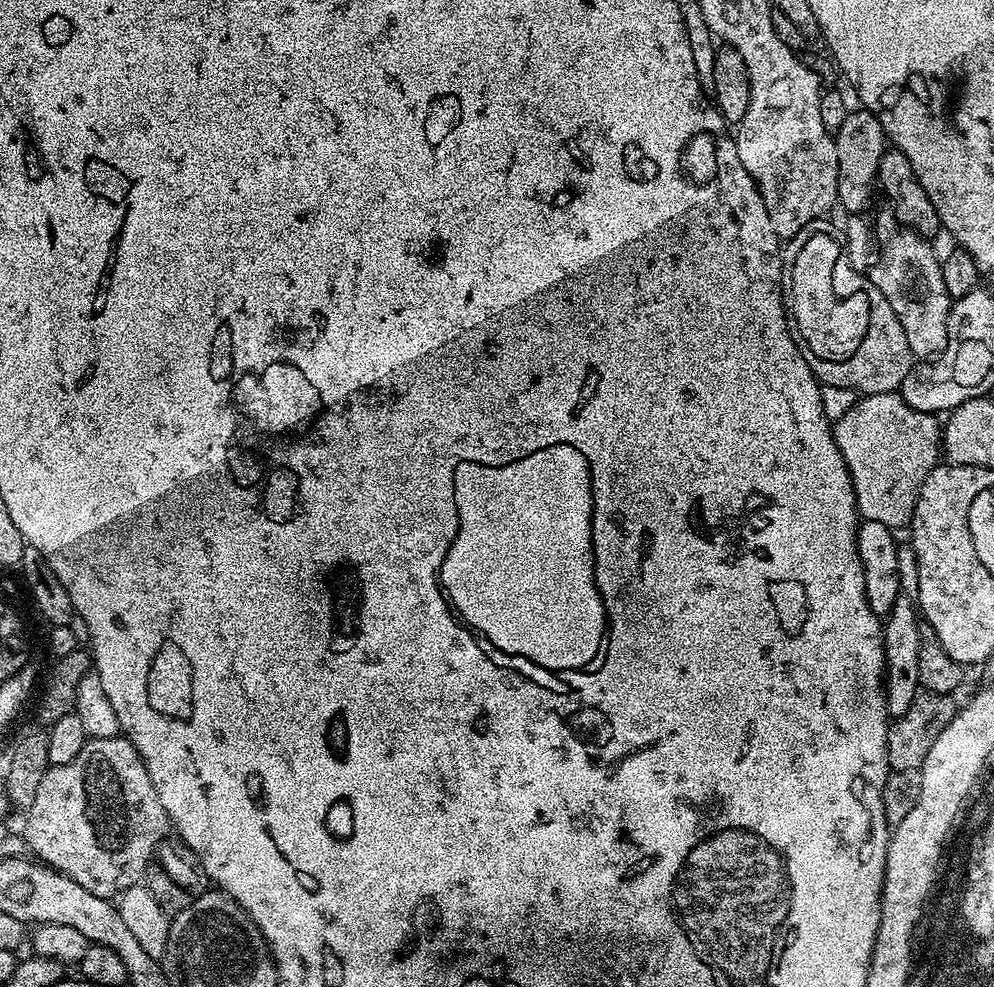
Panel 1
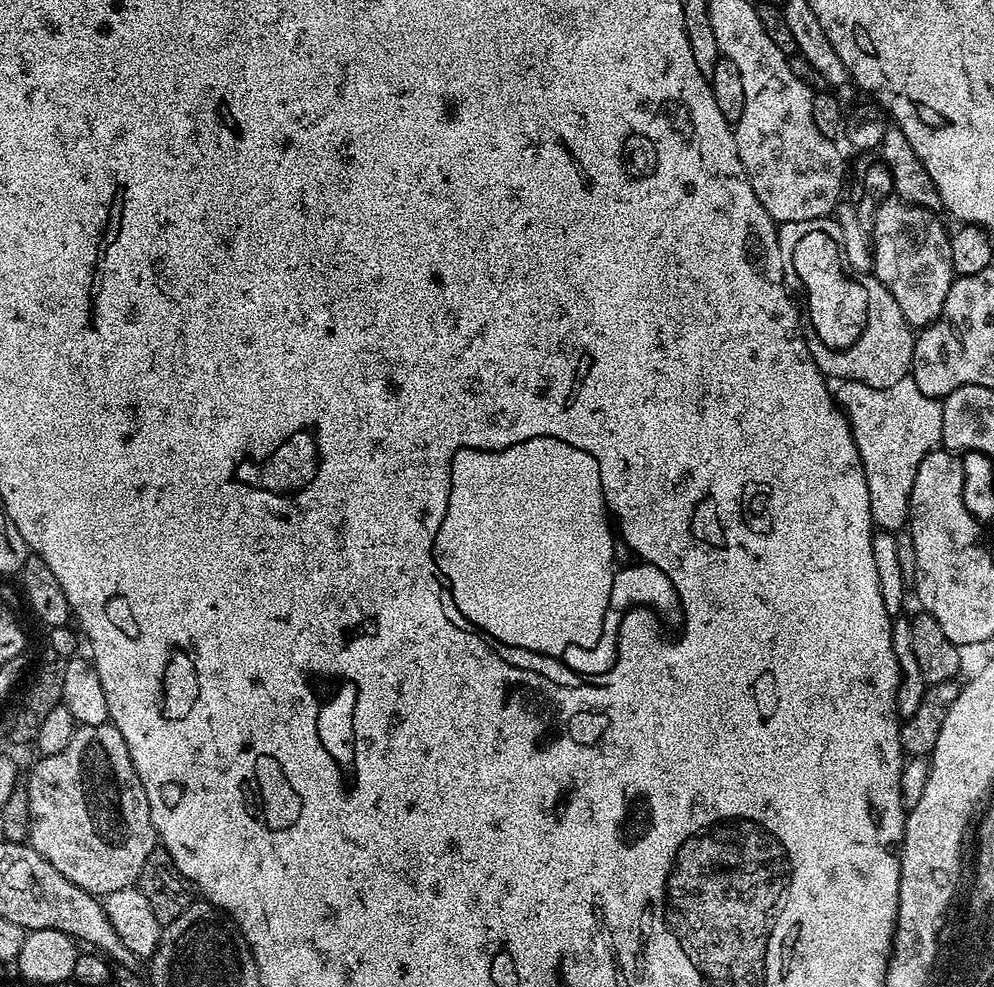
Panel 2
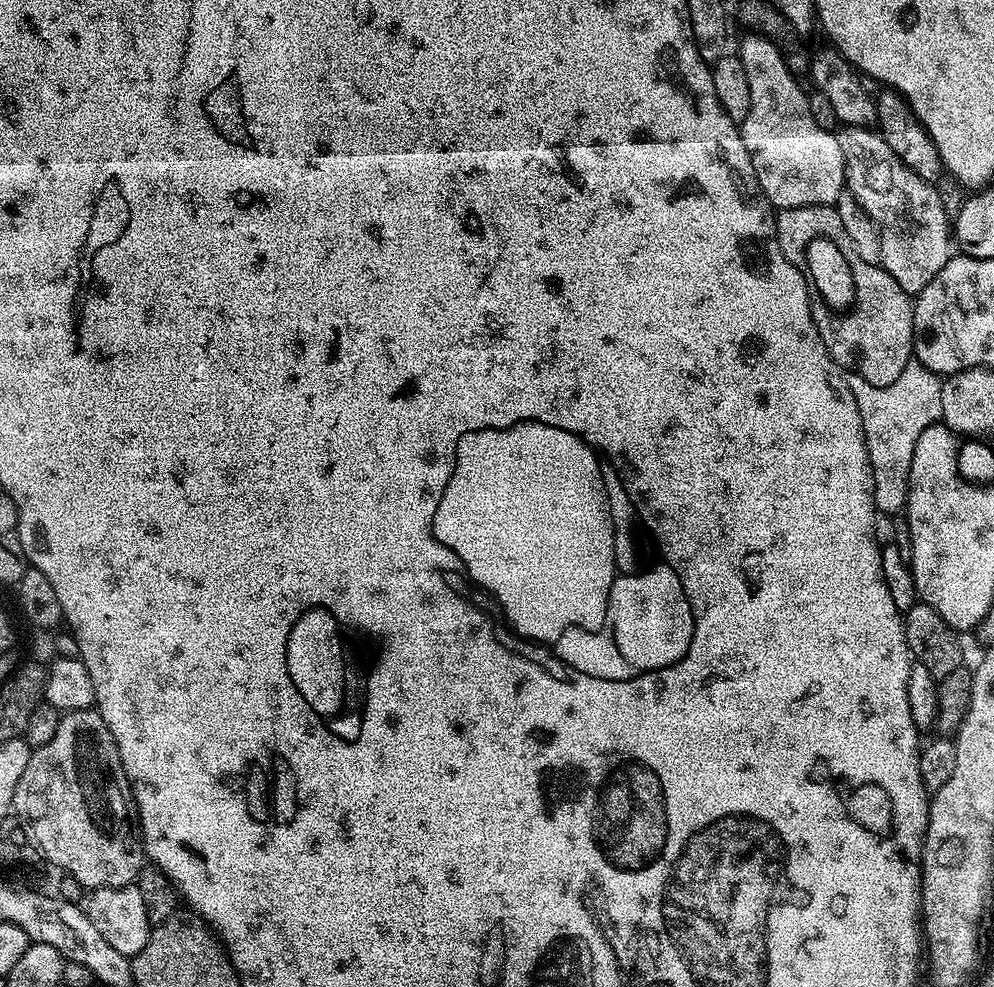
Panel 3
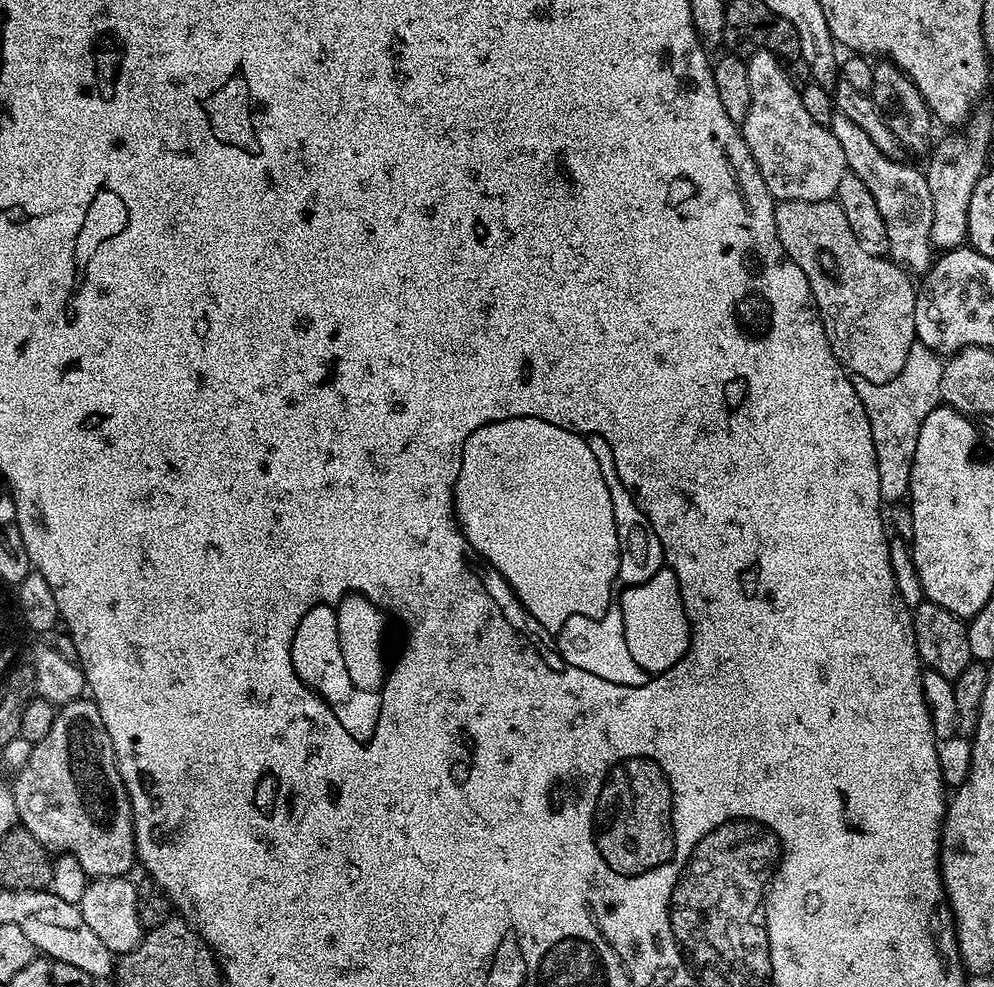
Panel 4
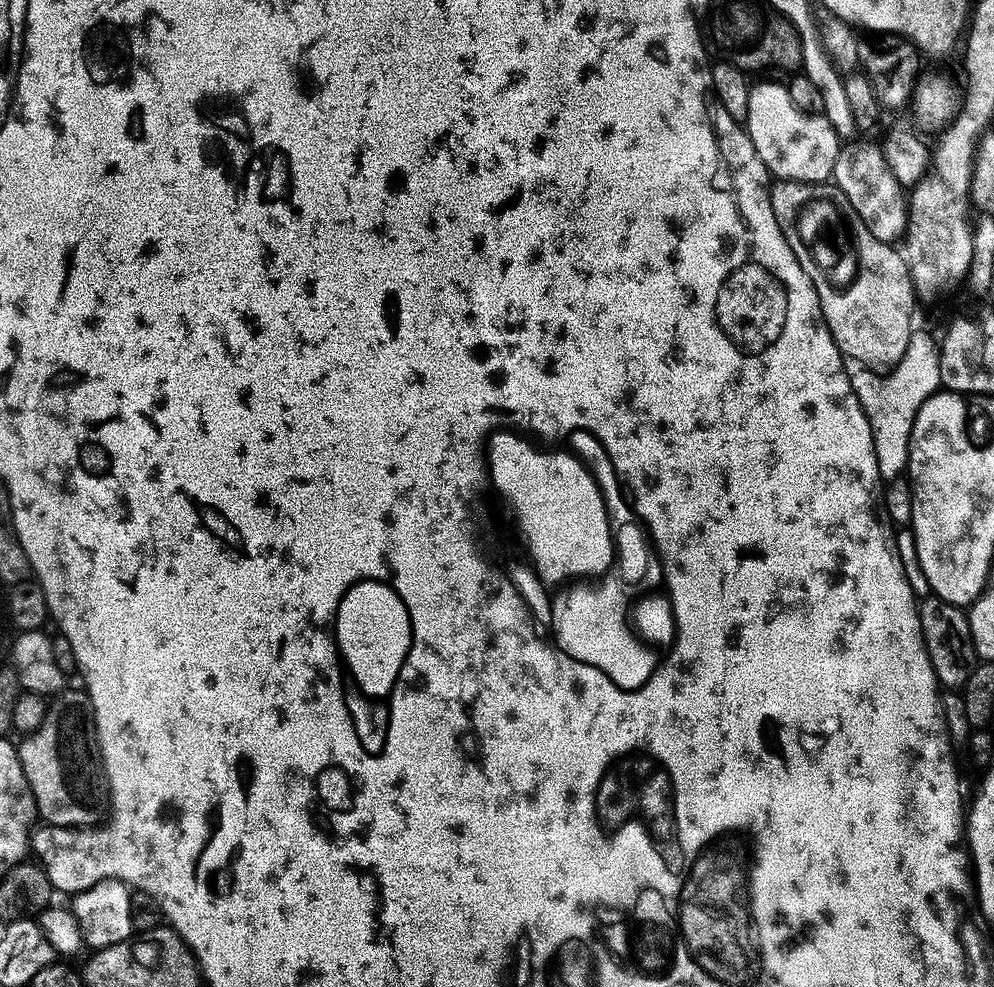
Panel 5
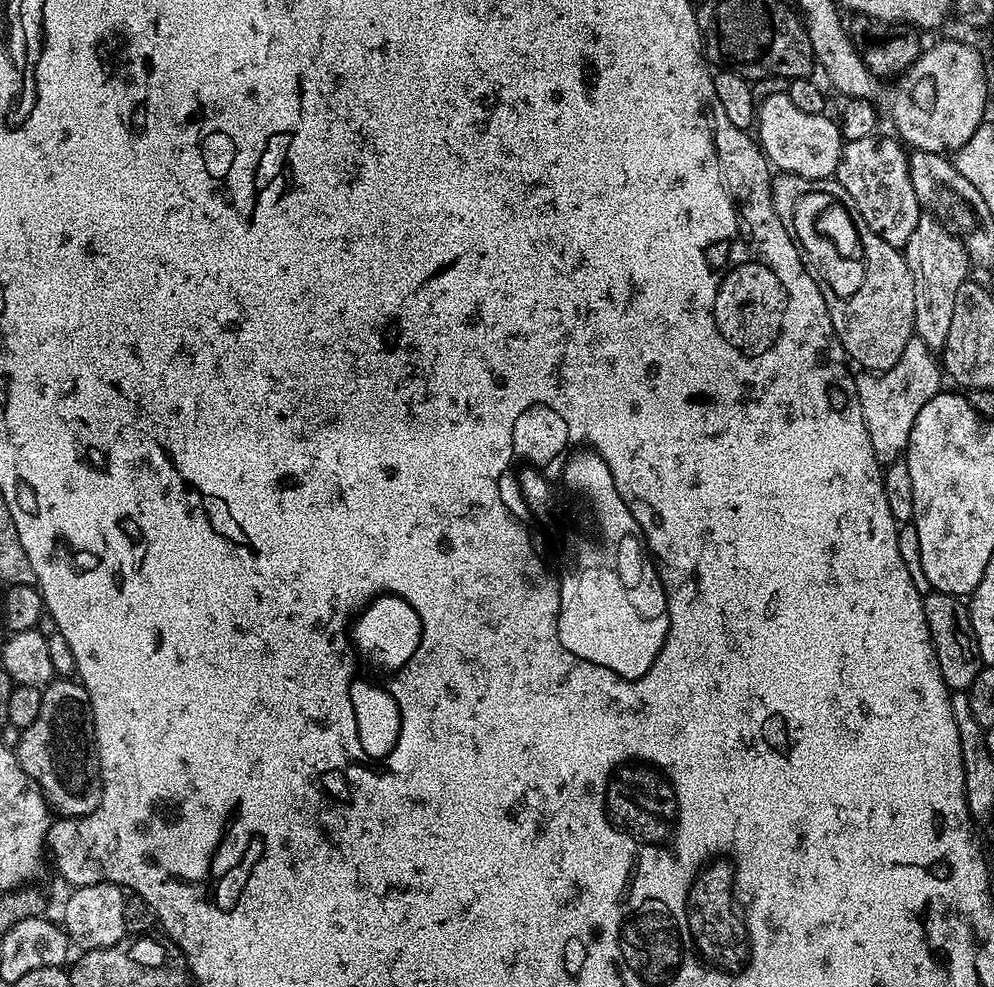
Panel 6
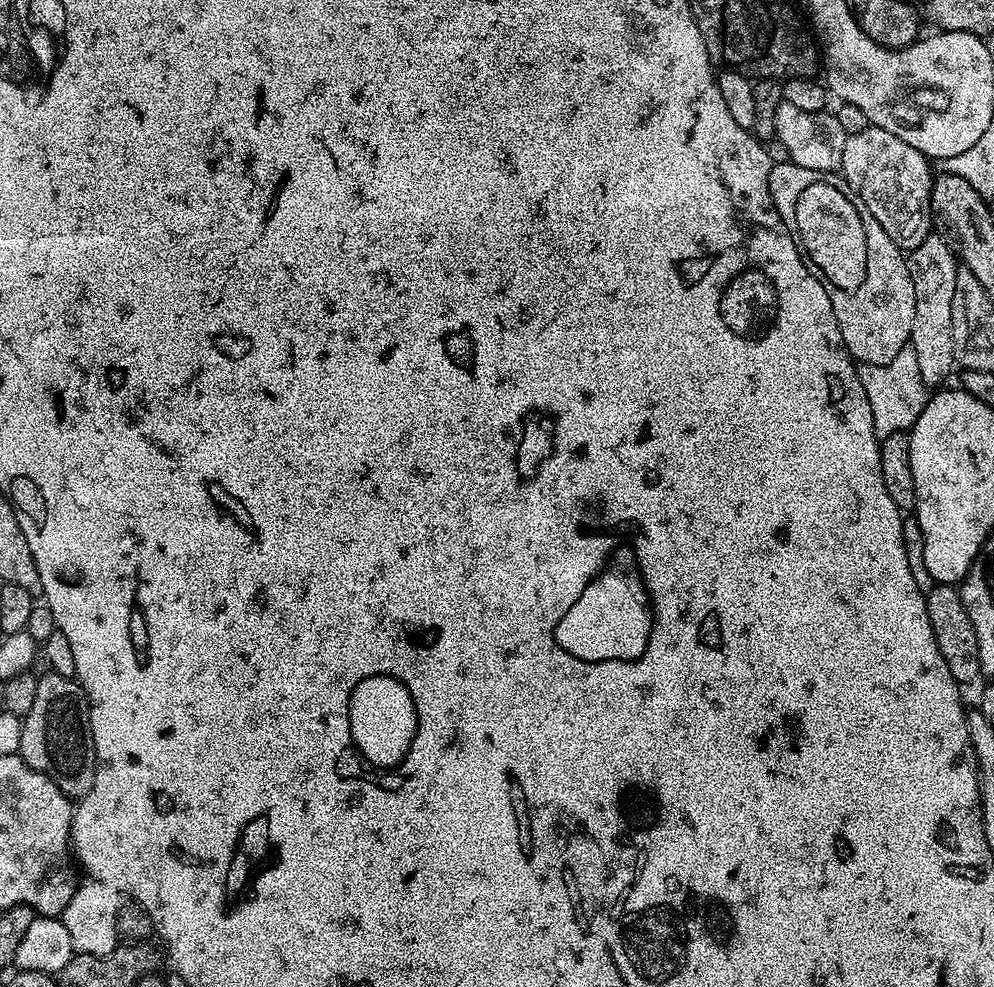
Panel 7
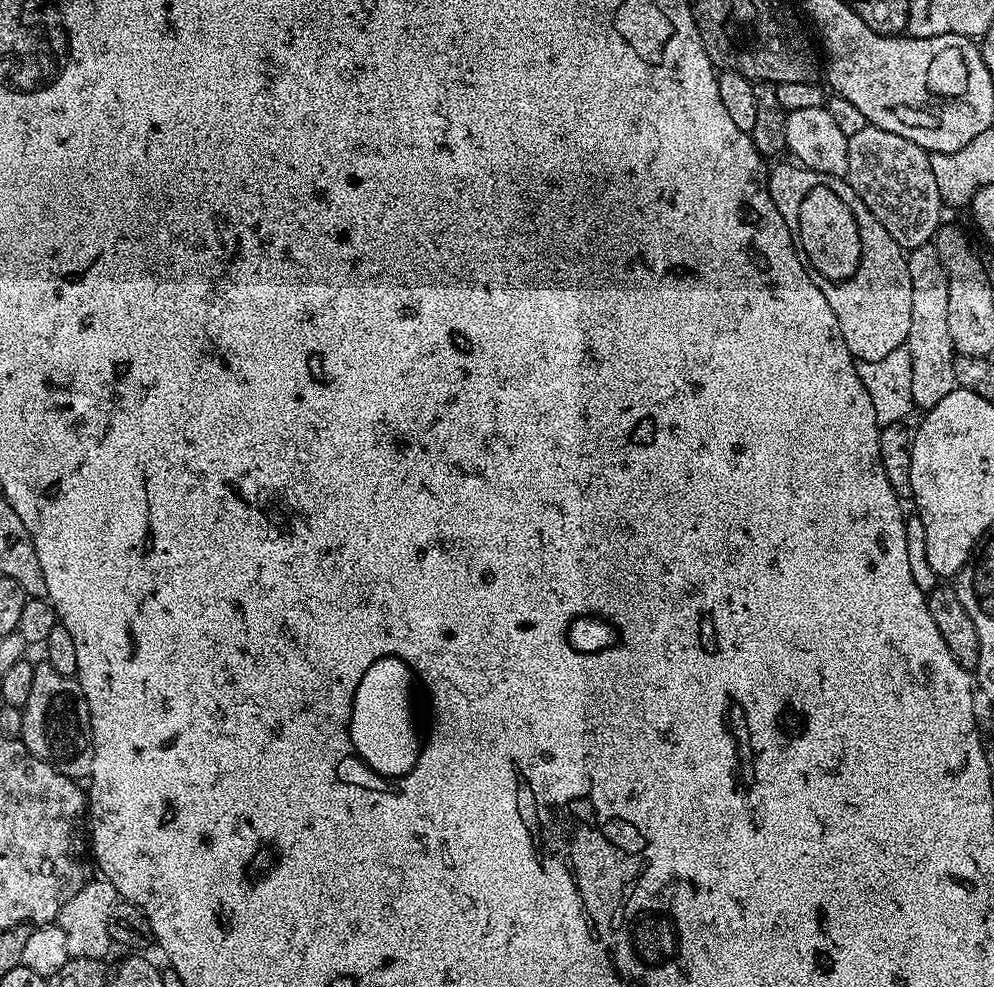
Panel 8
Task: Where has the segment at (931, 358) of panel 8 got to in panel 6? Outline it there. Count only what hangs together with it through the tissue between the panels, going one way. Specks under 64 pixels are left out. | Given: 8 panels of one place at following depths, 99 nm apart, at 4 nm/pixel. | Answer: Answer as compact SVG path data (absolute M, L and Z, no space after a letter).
M924 214L902 251L914 278L913 333L922 338L928 348L943 350L950 335L950 321L954 319L954 294L970 276L970 261L964 241L939 216Z

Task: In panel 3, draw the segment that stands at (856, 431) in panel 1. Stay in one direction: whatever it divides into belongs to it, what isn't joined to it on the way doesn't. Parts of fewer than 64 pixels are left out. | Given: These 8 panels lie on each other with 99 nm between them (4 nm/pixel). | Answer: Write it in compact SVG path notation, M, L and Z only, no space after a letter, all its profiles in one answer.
M919 360L908 361L906 370L890 382L890 386L874 386L856 372L844 376L854 402L858 402L858 414L862 418L862 430L866 438L866 450L874 474L874 502L877 513L895 517L905 511L908 502L908 479L914 462L914 445L922 430L941 423L942 380L936 373L926 370Z

